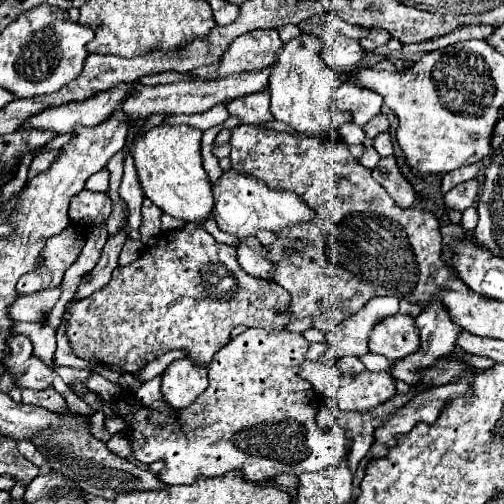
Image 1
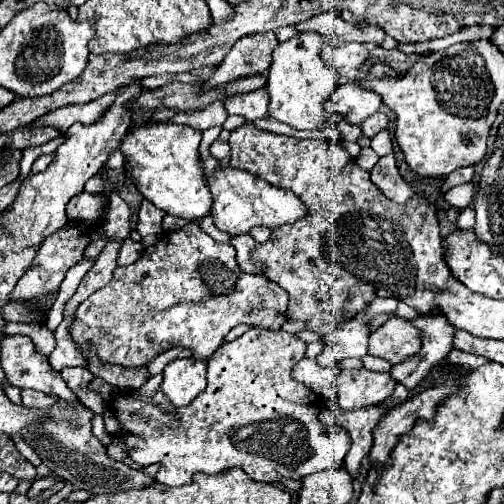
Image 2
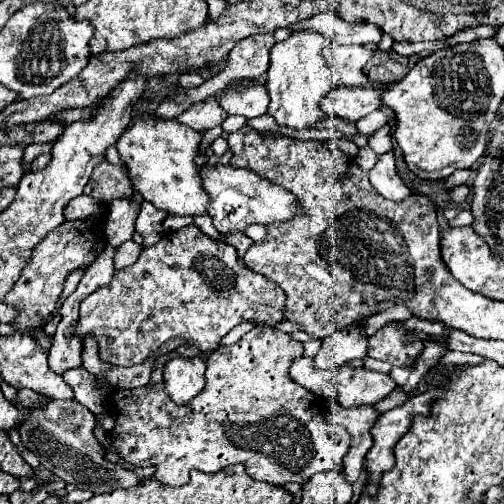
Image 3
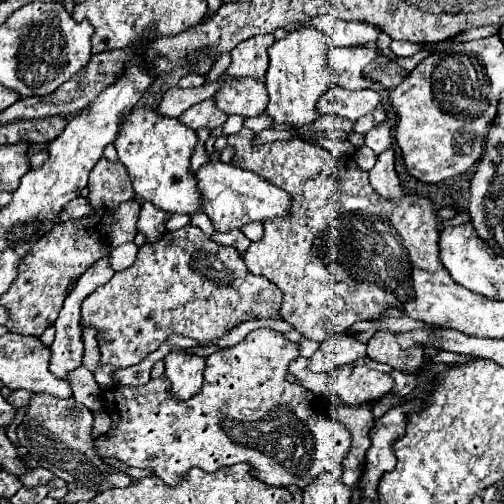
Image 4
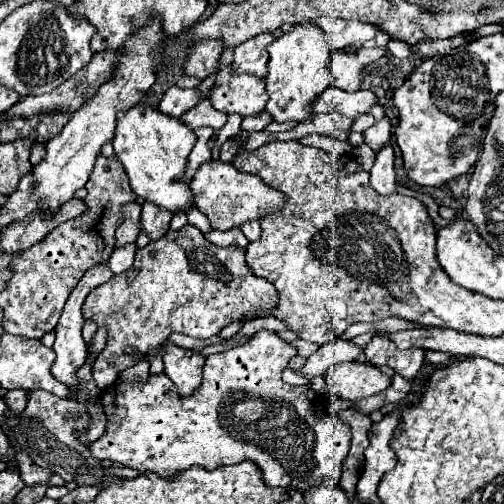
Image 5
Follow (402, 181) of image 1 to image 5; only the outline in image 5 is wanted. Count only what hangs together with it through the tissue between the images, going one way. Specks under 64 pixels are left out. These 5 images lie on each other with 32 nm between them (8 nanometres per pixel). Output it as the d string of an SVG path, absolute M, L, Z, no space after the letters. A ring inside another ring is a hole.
M384 144L376 152L374 166L370 170L370 184L380 194L396 192L396 172L394 172L394 150L390 144Z

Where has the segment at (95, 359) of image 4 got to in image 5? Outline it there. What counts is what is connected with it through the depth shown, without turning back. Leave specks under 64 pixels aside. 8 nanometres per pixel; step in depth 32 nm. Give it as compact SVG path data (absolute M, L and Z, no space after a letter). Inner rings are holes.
M86 320L84 322L84 325L82 328L82 337L84 339L84 342L88 350L88 356L87 356L86 362L89 361L90 356L91 356L90 355L91 342L96 330L97 330L97 325L93 321Z

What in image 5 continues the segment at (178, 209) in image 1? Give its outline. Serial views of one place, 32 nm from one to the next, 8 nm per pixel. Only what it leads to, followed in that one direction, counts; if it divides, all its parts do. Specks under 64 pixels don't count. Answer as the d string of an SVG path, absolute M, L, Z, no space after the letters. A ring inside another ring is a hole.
M136 104L128 112L120 112L118 128L112 140L116 158L122 162L130 188L136 196L170 212L182 212L194 206L190 184L182 180L194 144L196 136L192 128L182 124L180 118L166 116L158 108L144 104Z

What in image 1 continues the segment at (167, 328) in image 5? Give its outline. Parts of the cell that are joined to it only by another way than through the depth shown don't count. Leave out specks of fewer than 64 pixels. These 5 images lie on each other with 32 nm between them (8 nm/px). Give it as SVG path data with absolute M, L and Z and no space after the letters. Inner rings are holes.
M186 224L186 226L178 228L178 230L172 230L172 232L162 234L162 236L158 238L158 242L156 242L154 246L148 246L148 248L144 250L144 254L142 254L136 262L132 262L130 266L120 266L120 268L116 268L114 274L112 274L112 280L110 280L100 292L96 292L96 294L92 294L92 296L88 296L88 298L84 298L84 300L72 304L70 308L66 308L64 320L66 320L66 324L68 324L68 326L66 326L66 336L68 336L68 340L70 340L72 348L74 348L74 352L76 352L80 358L84 358L84 360L96 360L96 362L100 362L100 364L118 366L118 368L122 368L124 372L136 372L136 370L140 370L142 366L146 366L148 362L152 362L154 358L158 358L160 354L164 354L164 352L168 352L168 350L174 350L174 348L186 350L186 352L188 352L188 358L194 360L194 362L208 364L208 362L212 360L212 356L228 342L232 328L236 328L238 324L244 324L244 326L248 326L248 328L252 328L252 326L264 328L264 330L268 330L268 332L280 332L280 330L284 330L284 326L292 320L288 306L290 306L290 296L288 296L288 292L286 292L284 288L280 288L276 282L268 282L268 280L262 280L262 278L254 278L254 276L246 274L246 272L240 268L240 264L236 262L236 248L234 248L234 246L218 244L204 228L200 228L200 226L196 226L196 224Z

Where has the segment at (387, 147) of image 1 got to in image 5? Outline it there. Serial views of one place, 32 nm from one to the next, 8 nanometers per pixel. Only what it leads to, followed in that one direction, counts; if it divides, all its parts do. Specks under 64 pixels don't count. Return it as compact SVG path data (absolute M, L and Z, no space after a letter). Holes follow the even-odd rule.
M384 116L380 122L376 122L374 126L370 126L364 132L364 142L376 152L382 144L386 144L390 140L390 118Z

